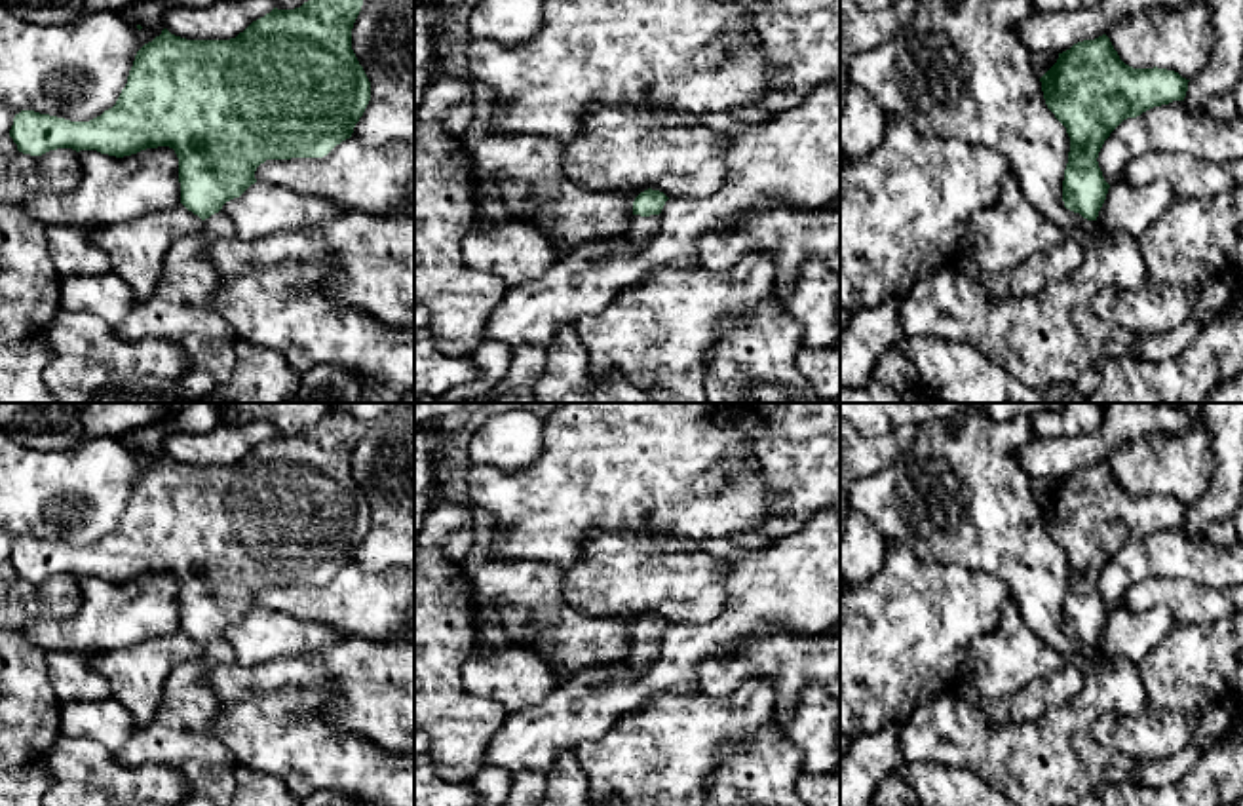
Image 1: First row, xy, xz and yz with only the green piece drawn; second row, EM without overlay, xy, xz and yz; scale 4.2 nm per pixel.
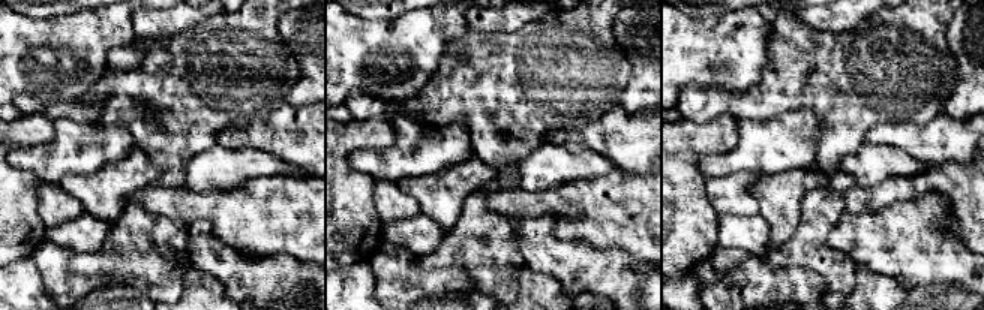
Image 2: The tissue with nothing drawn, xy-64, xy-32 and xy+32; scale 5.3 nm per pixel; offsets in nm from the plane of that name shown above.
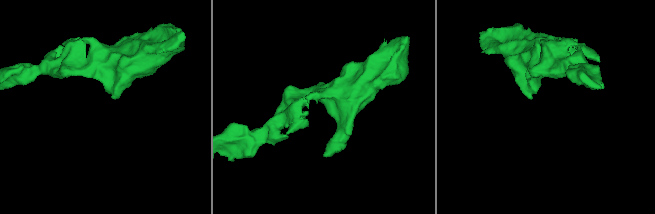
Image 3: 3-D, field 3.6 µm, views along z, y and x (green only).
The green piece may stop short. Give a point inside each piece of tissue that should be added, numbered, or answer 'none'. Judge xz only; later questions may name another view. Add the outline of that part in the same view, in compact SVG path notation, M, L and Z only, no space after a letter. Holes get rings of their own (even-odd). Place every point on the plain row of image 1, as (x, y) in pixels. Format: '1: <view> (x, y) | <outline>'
1: xz (641, 654) | M633 641L629 644L627 665L631 667L635 677L641 677L646 667L656 660L660 650L660 641L641 643Z

